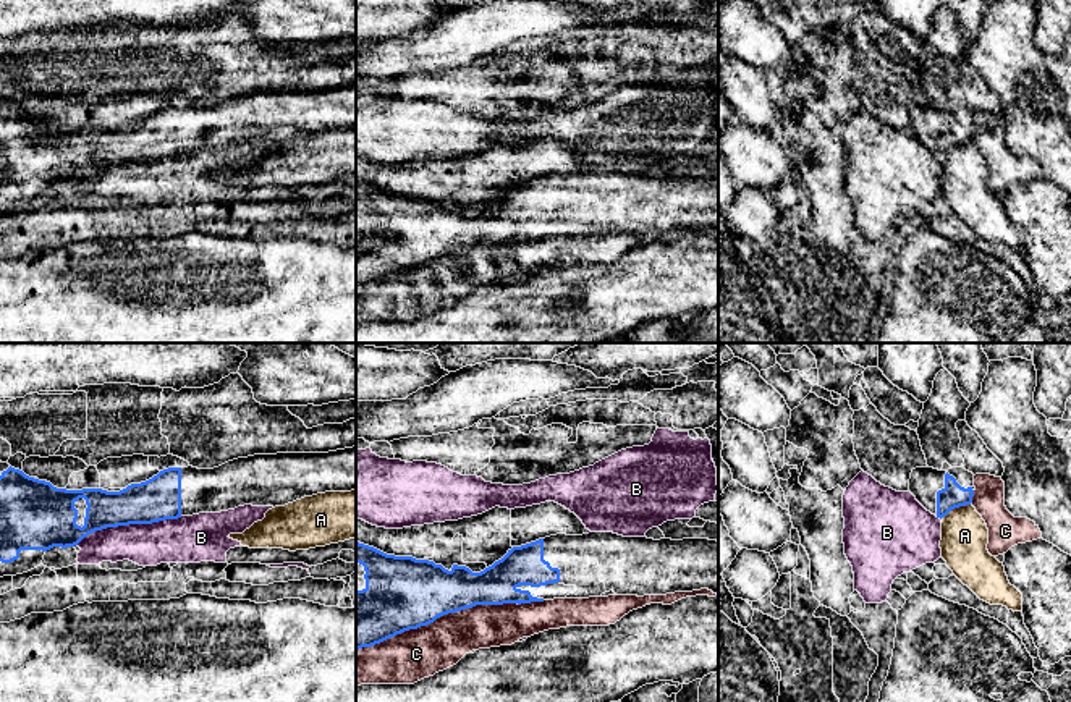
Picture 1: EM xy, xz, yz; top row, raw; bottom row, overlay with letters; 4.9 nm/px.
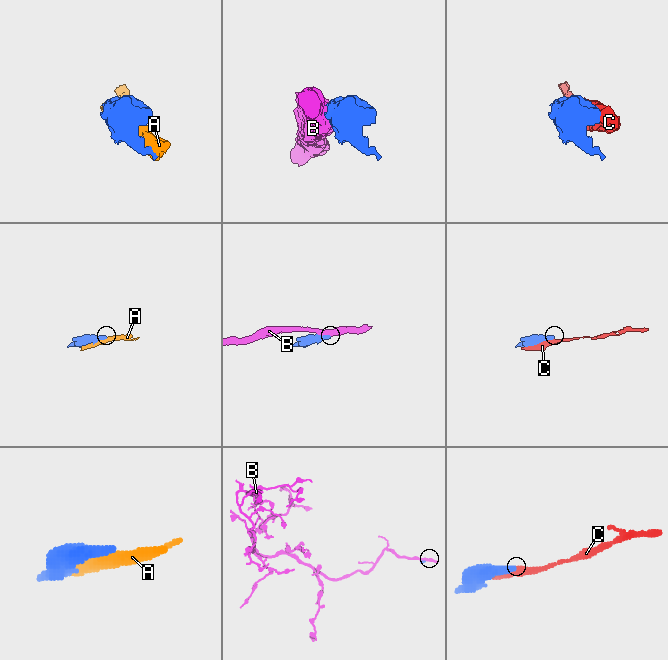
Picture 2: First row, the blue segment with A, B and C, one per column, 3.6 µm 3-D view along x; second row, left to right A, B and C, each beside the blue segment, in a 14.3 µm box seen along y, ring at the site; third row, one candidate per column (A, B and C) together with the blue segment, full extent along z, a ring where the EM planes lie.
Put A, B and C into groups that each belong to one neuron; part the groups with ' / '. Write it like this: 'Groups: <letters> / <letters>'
Groups: A / B / C

